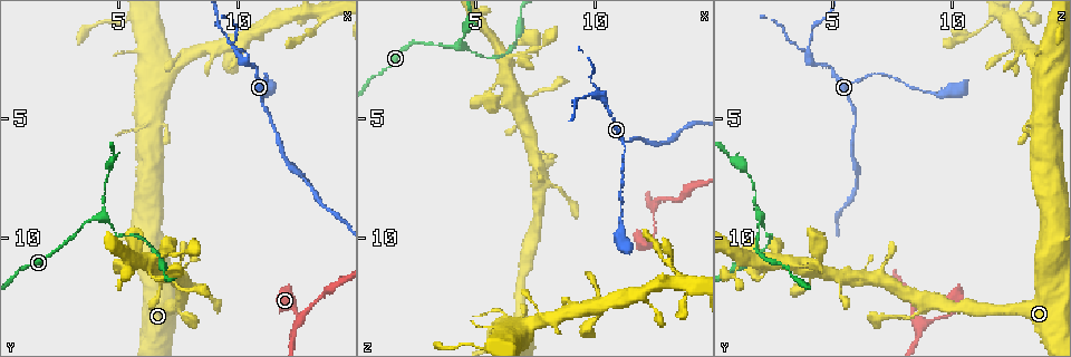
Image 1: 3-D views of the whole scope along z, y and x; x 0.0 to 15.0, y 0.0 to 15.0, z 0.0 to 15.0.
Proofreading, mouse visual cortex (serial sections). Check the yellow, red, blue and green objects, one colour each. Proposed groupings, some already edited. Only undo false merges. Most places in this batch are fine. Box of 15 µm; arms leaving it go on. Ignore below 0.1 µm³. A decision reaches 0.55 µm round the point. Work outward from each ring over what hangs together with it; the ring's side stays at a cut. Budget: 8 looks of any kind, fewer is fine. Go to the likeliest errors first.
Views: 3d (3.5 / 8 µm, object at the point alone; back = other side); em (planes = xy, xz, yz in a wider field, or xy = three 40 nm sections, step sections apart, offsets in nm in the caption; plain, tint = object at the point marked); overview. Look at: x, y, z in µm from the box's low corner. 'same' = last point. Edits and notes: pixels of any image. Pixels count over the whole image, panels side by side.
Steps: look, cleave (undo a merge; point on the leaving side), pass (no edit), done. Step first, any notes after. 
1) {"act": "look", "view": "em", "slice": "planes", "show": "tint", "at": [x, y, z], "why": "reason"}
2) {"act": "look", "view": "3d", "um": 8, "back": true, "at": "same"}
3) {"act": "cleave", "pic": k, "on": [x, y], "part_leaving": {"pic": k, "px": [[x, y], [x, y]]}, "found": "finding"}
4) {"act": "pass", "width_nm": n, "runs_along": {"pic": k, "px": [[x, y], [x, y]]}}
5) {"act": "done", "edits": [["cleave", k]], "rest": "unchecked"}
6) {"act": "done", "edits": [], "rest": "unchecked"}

{"act": "look", "view": "3d", "um": 3.5, "back": true, "at": [9.9, 2.2, 4.0], "why": "thick turns thin"}

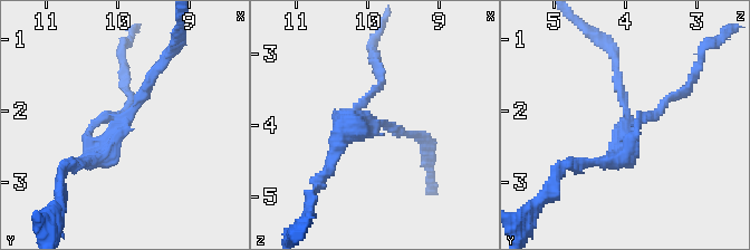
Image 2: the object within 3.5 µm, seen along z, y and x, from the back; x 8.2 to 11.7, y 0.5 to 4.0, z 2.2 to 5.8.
{"act": "look", "view": "em", "slice": "xy", "step": 3, "show": "tint", "at": [9.90, 2.15, 3.95], "arm_widths_nm": [150, 250]}

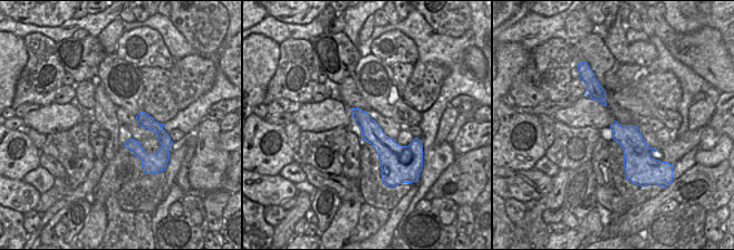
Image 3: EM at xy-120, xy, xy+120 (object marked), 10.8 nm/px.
{"act": "pass", "width_nm": 220, "runs_along": {"pic": 2, "px": [[83, 161], [106, 151], [165, 58]]}, "found": "all the same cell"}

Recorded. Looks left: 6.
{"act": "look", "view": "3d", "um": 3.5, "at": [4.3, 9.2, 2.0], "why": "sharp bend"}

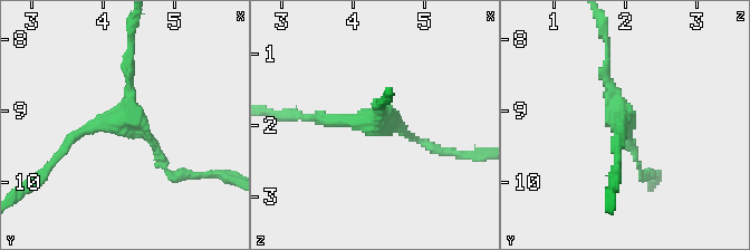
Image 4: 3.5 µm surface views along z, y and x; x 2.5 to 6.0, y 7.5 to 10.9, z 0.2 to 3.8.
{"act": "look", "view": "em", "slice": "xy", "step": 3, "show": "tint", "at": [4.30, 9.10, 1.90]}

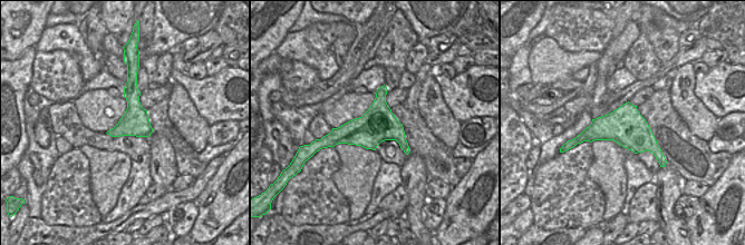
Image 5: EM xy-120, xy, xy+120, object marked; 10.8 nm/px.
{"act": "pass", "runs_along": {"pic": 4, "px": [[313, 117], [377, 121], [425, 143]]}, "found": "continuous, no second cell"}

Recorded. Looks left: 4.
{"act": "look", "view": "3d", "um": 3.5, "at": [6.2, 10.3, 2.2], "why": "a narrow waist"}

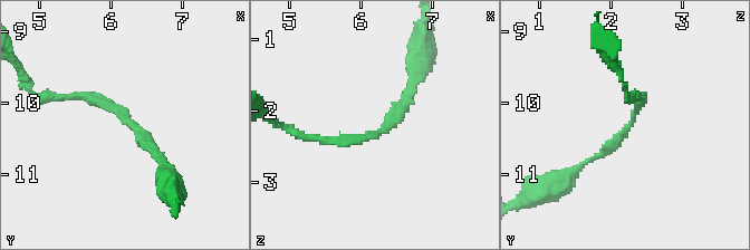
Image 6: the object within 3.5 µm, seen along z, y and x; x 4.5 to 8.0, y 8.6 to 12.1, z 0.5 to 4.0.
{"act": "look", "view": "em", "slice": "xy", "step": 5, "show": "tint", "at": [6.25, 10.35, 2.25], "arm_widths_nm": [150, 150]}

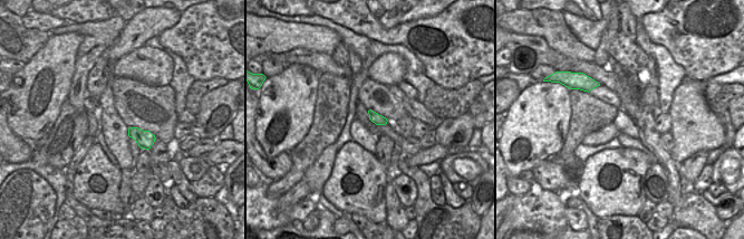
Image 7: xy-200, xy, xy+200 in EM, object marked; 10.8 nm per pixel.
{"act": "pass", "runs_along": {"pic": 6, "px": [[67, 97], [115, 107], [163, 165]]}, "found": "one cell here"}

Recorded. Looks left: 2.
{"act": "done", "edits": [], "rest": "unchecked"}

